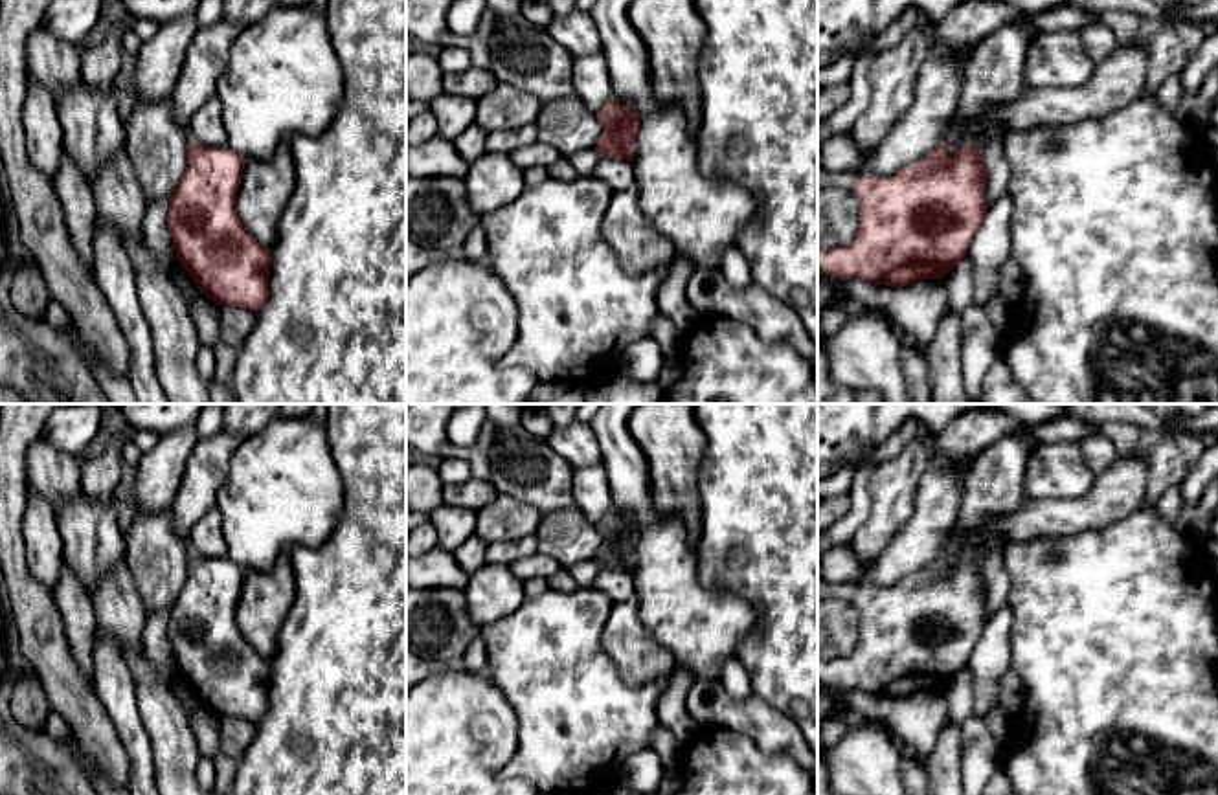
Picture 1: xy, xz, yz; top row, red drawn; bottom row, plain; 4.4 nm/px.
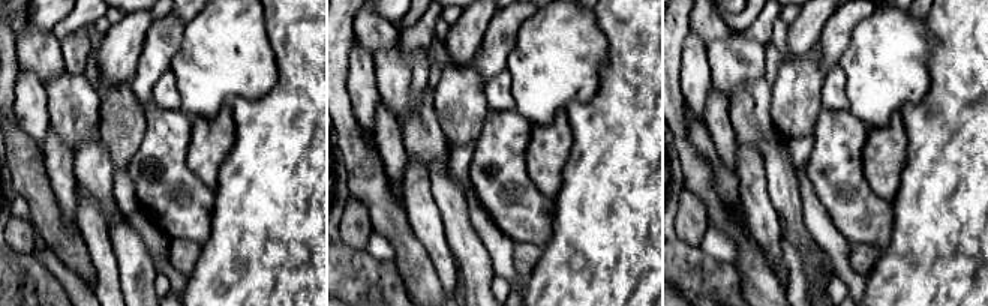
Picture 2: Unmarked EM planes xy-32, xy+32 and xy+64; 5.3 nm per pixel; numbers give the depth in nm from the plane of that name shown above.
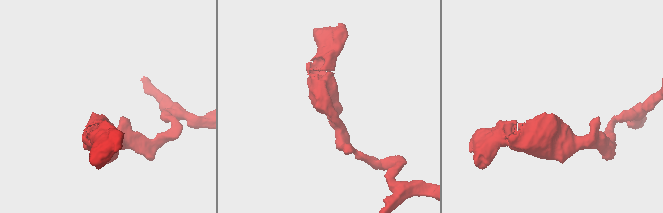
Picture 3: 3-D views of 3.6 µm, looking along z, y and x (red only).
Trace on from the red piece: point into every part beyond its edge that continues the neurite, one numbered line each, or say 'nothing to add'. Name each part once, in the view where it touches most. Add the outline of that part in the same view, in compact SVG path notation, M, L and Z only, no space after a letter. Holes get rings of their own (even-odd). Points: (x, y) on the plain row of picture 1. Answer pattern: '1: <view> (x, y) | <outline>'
1: yz (838, 621) | M869 580L818 586L818 657L852 654L860 635L860 613L852 606L854 589L874 589Z

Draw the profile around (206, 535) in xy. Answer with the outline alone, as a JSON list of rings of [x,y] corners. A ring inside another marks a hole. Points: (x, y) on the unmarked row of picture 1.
[[[213,507],[189,531],[189,549],[209,558],[224,558],[222,514]]]

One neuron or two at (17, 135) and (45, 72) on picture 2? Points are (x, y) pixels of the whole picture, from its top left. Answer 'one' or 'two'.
two

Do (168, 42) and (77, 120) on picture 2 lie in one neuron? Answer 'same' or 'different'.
different

